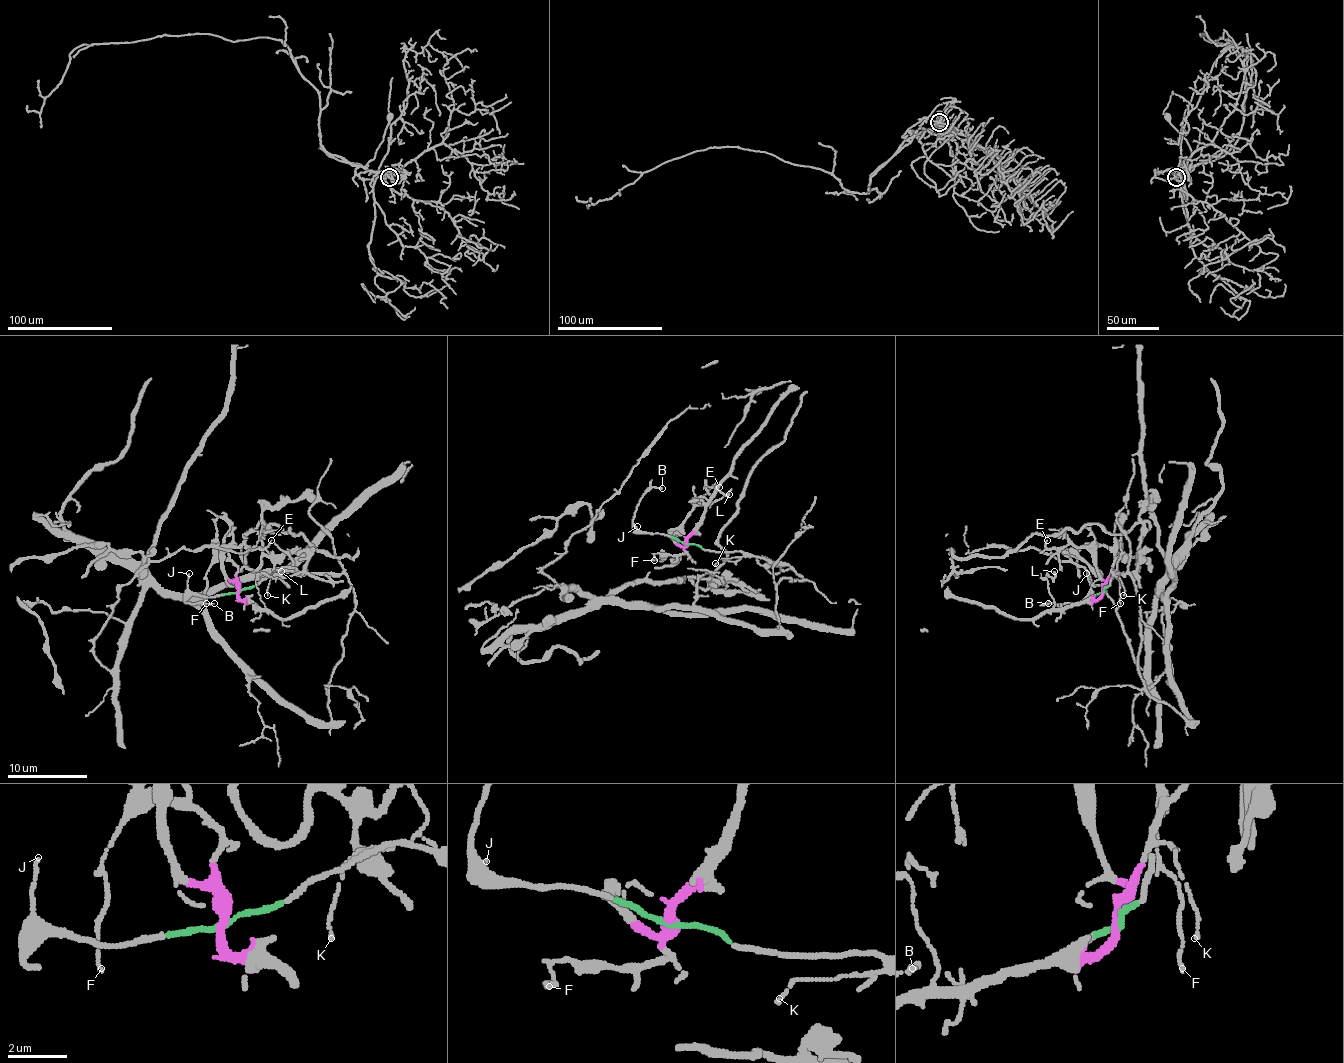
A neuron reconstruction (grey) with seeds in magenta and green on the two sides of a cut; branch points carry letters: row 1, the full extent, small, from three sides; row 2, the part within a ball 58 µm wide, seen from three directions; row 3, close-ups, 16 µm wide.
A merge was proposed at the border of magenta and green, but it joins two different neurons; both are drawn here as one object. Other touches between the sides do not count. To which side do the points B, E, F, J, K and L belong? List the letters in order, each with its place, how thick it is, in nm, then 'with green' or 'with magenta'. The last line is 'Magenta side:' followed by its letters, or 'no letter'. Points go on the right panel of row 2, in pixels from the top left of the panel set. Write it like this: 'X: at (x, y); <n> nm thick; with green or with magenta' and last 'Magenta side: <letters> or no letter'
B: at (1048, 603); 100 nm thick; with green
E: at (1047, 540); 120 nm thick; with magenta
F: at (1120, 603); 110 nm thick; with magenta
J: at (1086, 573); 100 nm thick; with green
K: at (1123, 595); 110 nm thick; with green
L: at (1054, 571); 120 nm thick; with magenta
Magenta side: E, F, L

